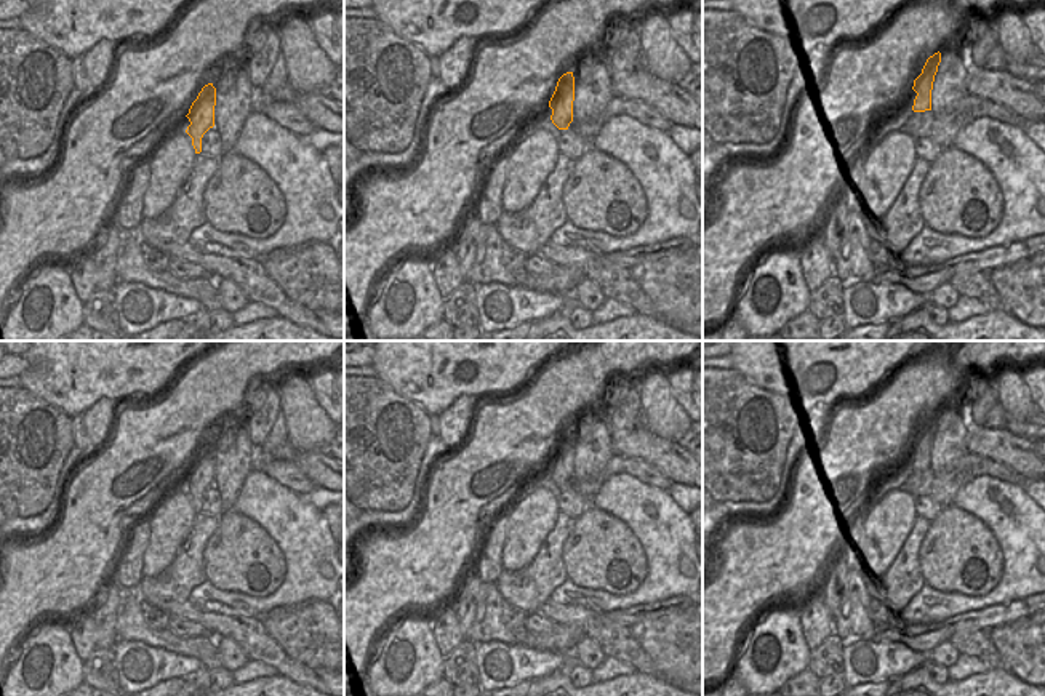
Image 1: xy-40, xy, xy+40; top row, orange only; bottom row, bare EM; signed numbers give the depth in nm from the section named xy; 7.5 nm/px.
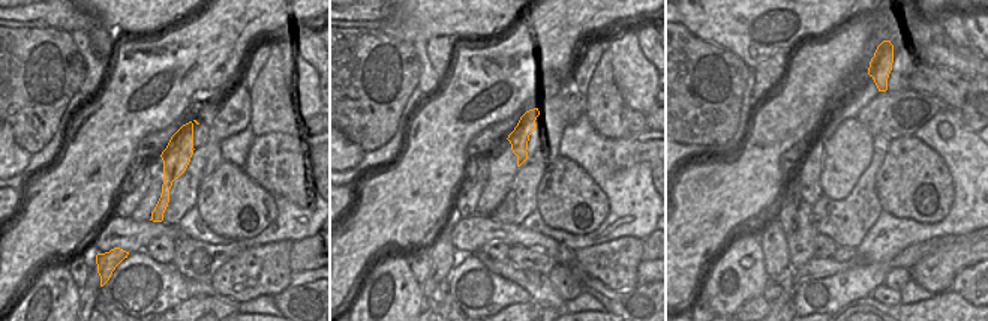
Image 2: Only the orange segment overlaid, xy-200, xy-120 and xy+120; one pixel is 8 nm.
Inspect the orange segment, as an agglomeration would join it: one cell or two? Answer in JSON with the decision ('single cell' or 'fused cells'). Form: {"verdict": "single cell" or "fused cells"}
{"verdict": "single cell"}

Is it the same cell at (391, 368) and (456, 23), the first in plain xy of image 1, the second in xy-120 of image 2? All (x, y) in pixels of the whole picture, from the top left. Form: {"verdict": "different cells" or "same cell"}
{"verdict": "same cell"}

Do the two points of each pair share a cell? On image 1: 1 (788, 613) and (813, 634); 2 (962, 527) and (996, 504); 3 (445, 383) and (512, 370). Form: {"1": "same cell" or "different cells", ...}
{"1": "different cells", "2": "different cells", "3": "same cell"}

